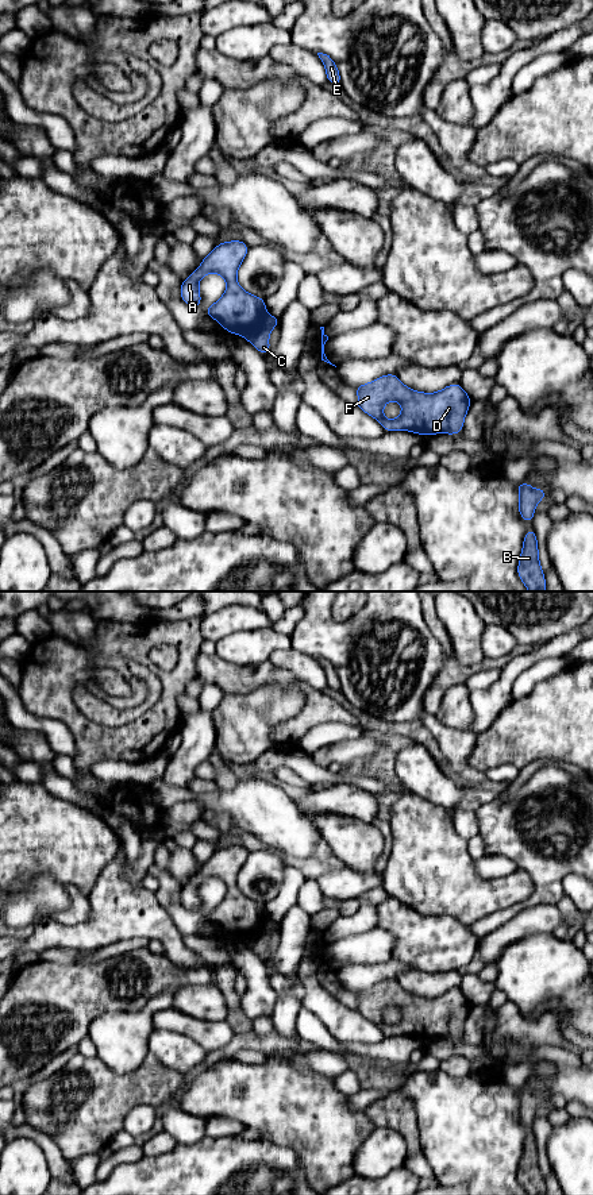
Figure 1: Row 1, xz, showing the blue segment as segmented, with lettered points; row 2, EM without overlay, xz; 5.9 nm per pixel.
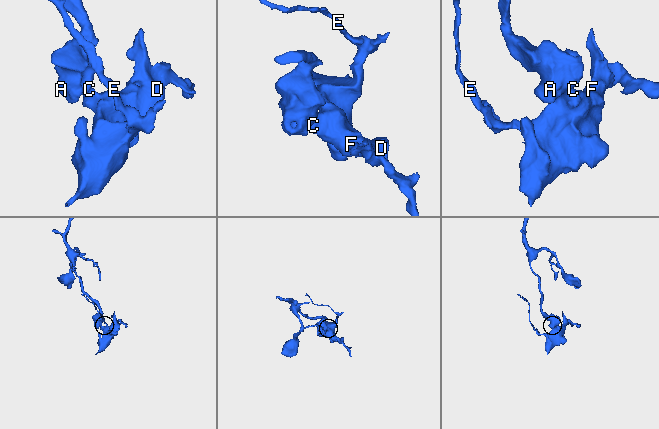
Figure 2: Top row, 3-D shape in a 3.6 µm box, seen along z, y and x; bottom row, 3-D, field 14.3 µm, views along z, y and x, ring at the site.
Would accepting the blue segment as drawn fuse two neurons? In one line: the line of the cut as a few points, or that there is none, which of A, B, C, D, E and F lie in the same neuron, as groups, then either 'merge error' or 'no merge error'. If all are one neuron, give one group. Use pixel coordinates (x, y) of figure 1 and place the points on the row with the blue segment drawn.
cut xz (266, 313), (261, 326), (247, 339); groups A / B C D E F; merge error

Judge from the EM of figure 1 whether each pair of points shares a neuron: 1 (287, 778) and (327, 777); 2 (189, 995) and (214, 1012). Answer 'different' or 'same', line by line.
1: different
2: same

